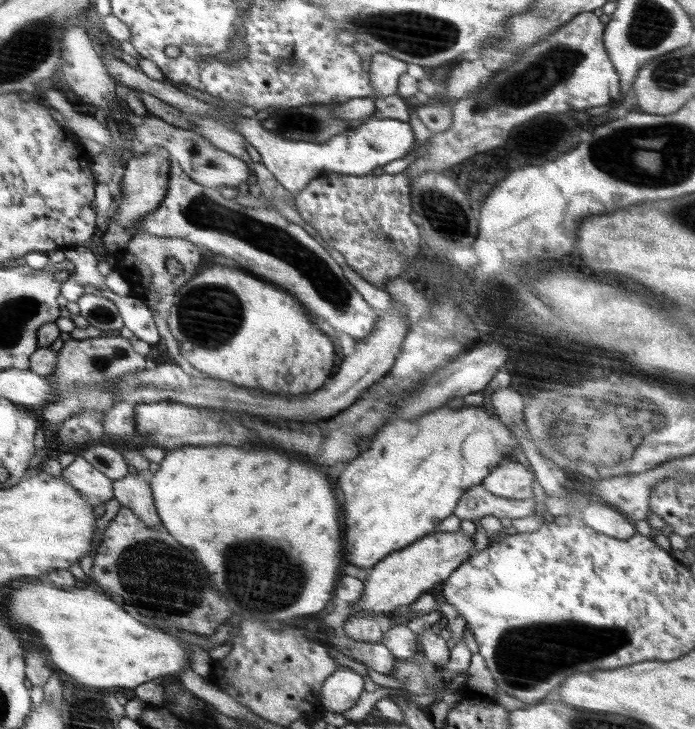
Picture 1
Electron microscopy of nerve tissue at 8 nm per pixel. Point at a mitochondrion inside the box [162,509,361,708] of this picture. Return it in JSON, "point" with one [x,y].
{"point":[241,561]}

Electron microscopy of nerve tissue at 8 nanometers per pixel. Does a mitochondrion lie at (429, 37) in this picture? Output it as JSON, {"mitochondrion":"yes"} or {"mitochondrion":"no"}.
{"mitochondrion":"yes"}

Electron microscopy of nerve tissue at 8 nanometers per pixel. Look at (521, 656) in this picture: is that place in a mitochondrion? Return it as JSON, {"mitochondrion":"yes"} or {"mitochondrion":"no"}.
{"mitochondrion":"yes"}

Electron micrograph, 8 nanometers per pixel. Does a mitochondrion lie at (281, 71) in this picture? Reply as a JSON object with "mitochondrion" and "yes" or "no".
{"mitochondrion":"no"}

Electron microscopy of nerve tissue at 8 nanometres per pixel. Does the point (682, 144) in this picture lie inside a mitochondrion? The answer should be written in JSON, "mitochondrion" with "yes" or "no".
{"mitochondrion":"yes"}

